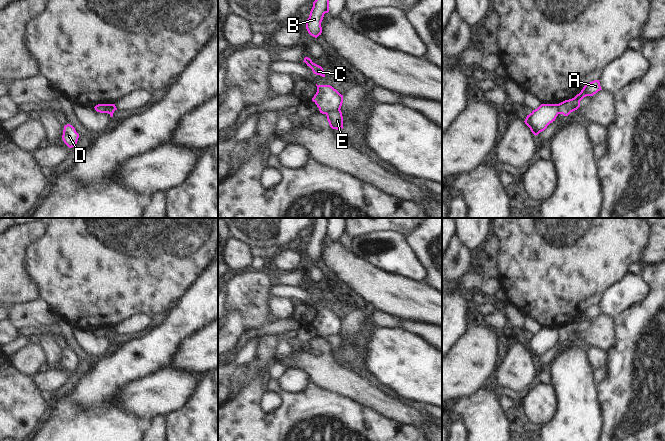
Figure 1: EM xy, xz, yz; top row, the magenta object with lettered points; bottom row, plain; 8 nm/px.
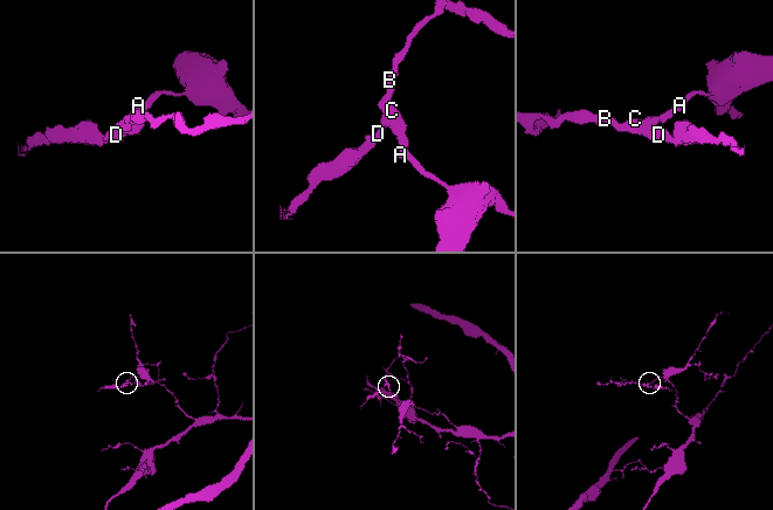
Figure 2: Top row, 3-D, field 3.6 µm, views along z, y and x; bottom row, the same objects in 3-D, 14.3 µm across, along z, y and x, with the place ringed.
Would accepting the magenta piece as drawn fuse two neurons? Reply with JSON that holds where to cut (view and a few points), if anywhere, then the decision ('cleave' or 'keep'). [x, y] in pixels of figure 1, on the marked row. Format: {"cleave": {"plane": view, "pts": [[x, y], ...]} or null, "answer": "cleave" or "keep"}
{"cleave": {"plane": "xz", "pts": [[339, 109], [331, 109], [325, 113]]}, "answer": "cleave"}

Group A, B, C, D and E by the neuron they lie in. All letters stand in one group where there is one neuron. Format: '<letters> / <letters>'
A E / B C D

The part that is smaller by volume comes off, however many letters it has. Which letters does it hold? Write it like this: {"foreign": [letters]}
{"foreign": ["B", "C", "D"]}

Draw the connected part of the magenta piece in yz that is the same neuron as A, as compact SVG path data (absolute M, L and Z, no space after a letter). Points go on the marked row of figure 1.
M594 80L586 84L581 92L574 98L565 100L558 104L558 114L568 116L571 112L577 110L580 107L580 101L586 96L593 96L598 91L602 90L599 80Z

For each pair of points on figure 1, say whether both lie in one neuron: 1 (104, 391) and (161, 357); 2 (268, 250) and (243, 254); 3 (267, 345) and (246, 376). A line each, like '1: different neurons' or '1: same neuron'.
1: same neuron
2: different neurons
3: same neuron

